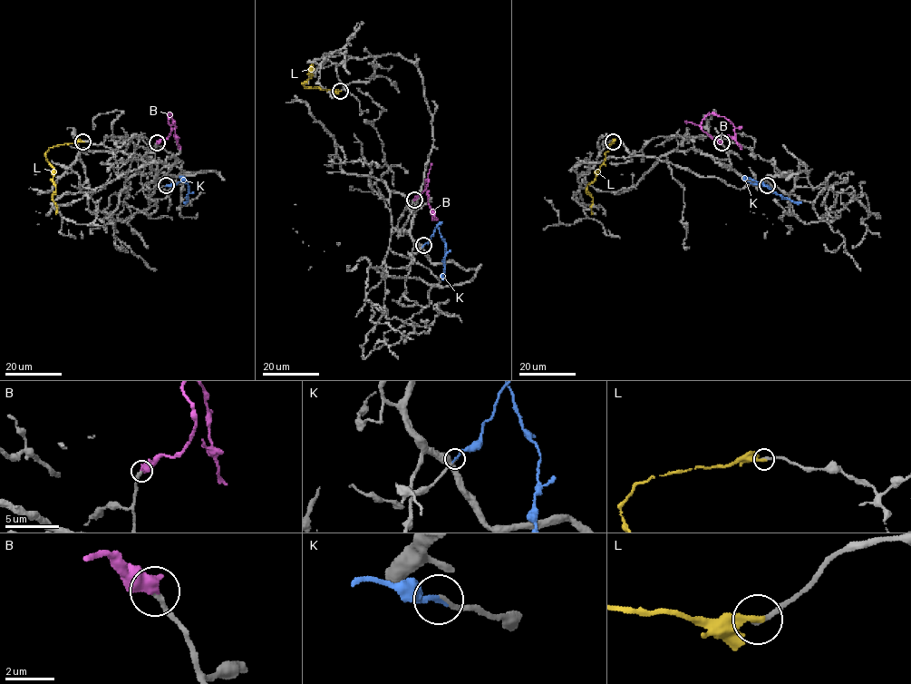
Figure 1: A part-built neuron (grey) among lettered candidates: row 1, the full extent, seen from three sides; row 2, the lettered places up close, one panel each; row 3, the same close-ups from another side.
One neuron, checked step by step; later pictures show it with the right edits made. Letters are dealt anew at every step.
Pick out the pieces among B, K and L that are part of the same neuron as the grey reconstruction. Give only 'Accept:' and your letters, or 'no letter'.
Accept: B, K

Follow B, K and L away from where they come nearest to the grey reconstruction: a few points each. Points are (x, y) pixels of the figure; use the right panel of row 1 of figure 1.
B: (722, 143), (702, 130), (702, 121), (711, 113), (724, 116), (732, 124), (735, 141), (741, 150)
K: (767, 185), (751, 183), (743, 177), (760, 181), (777, 194), (801, 202)
L: (612, 141), (595, 180), (586, 186), (586, 191), (593, 198), (593, 214)

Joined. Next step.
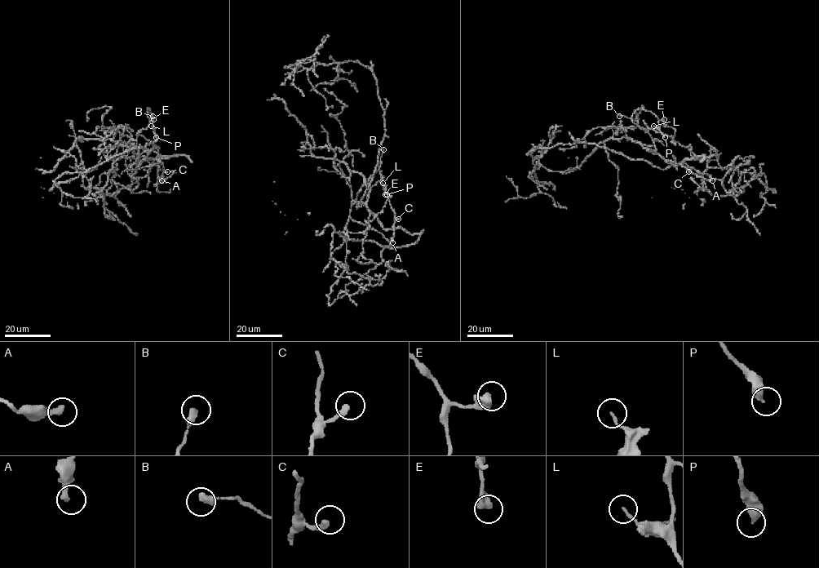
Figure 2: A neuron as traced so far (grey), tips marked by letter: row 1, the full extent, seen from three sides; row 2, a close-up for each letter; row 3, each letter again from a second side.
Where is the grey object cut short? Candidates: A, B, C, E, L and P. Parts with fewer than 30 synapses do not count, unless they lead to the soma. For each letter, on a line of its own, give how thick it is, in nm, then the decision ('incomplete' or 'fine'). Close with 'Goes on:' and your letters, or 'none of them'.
A: 320 nm | fine
B: 360 nm | fine
C: 280 nm | fine
E: 500 nm | fine
L: 130 nm | fine
P: 420 nm | fine
Goes on: none of them

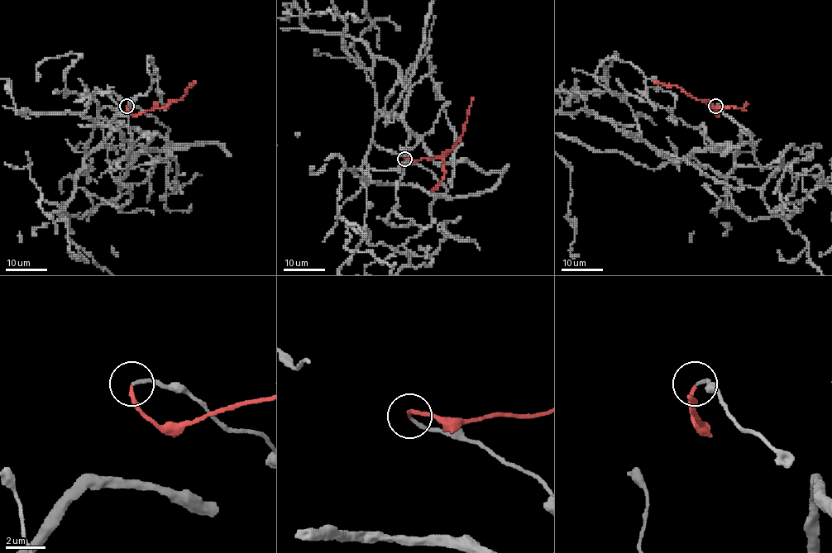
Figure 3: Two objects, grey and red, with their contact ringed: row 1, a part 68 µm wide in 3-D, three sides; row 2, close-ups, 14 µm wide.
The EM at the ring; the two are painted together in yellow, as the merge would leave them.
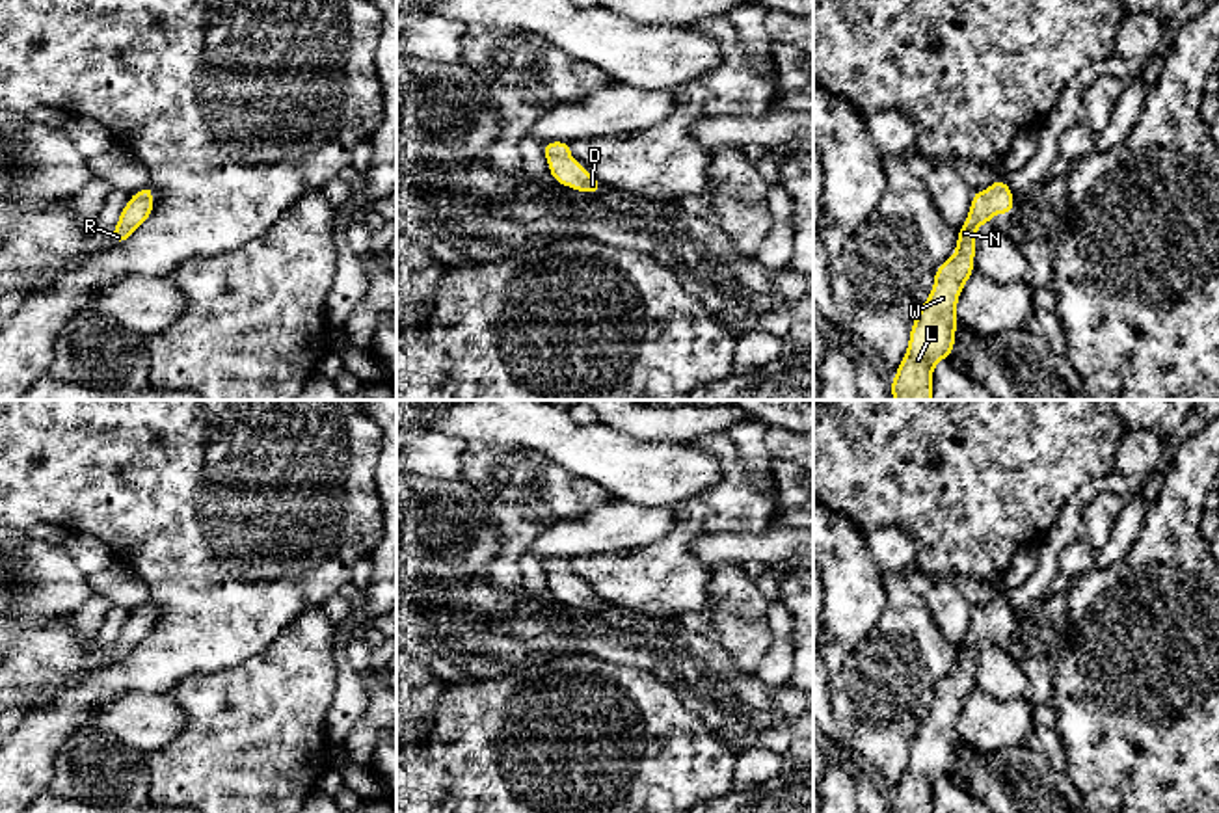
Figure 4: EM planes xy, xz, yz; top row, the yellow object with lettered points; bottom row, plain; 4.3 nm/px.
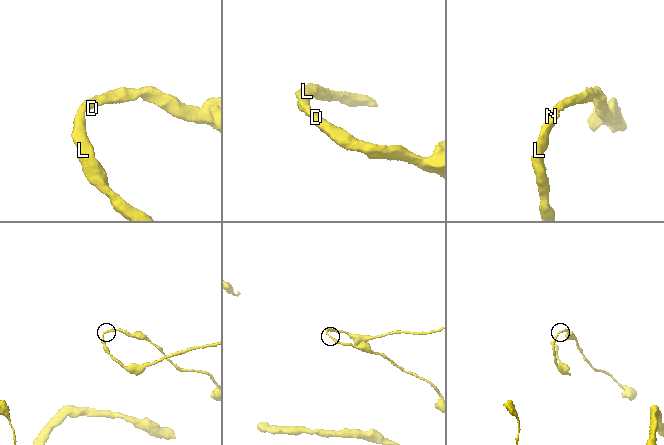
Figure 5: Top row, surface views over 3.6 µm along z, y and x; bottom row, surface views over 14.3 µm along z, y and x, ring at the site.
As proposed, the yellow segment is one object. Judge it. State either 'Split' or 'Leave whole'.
Leave whole

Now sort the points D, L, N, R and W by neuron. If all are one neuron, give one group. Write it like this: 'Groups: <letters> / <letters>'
Groups: D L N R W

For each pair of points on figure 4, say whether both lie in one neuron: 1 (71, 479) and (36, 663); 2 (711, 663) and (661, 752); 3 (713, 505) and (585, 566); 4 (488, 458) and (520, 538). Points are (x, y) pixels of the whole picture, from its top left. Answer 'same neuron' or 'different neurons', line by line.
1: different neurons
2: different neurons
3: same neuron
4: same neuron

